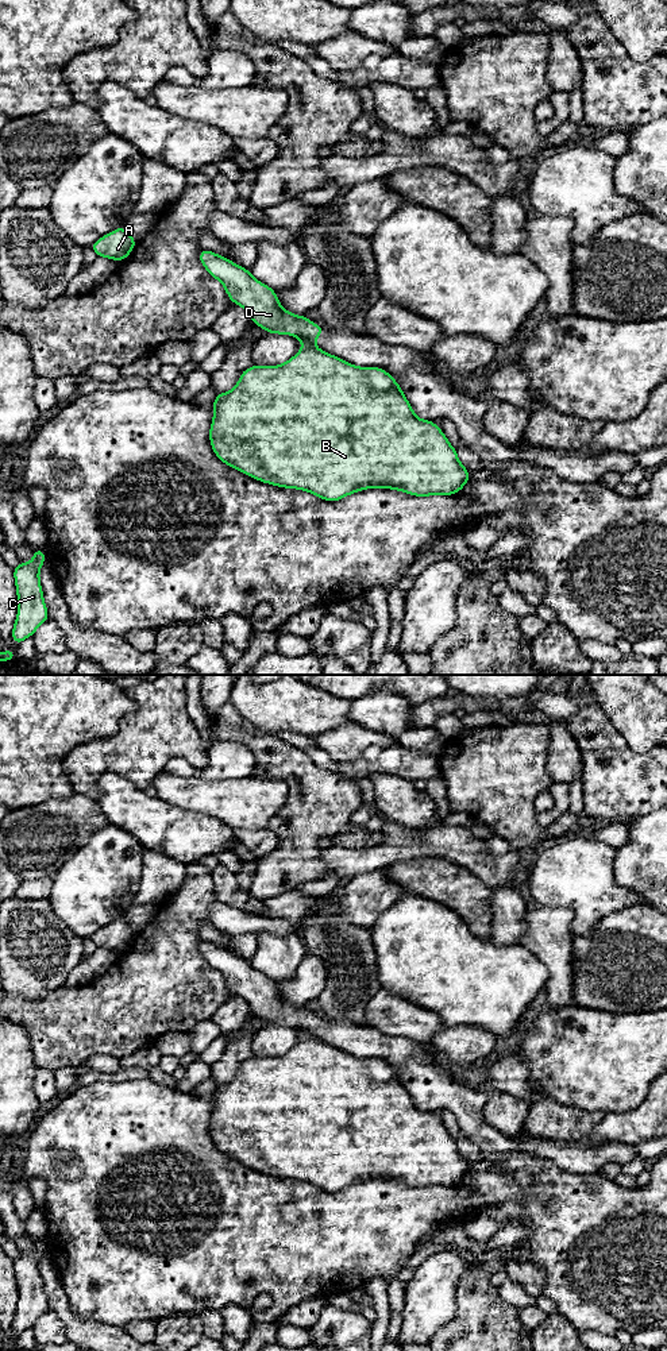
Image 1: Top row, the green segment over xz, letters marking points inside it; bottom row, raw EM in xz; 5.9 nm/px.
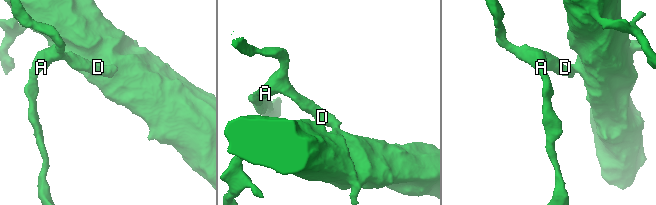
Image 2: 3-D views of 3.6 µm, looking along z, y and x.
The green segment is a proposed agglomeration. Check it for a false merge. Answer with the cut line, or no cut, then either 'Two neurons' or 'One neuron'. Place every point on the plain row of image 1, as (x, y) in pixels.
Split along xz (304, 1034), (311, 1035). Two neurons

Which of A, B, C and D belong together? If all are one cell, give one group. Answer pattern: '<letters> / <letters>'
A D / B C

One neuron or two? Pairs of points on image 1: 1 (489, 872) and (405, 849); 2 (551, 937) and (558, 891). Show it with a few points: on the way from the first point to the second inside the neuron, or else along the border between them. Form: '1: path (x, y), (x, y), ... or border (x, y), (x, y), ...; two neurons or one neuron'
1: path (469, 852), (461, 846), (425, 846); one neuron
2: border (529, 899), (567, 907), (573, 913), (573, 934); two neurons

